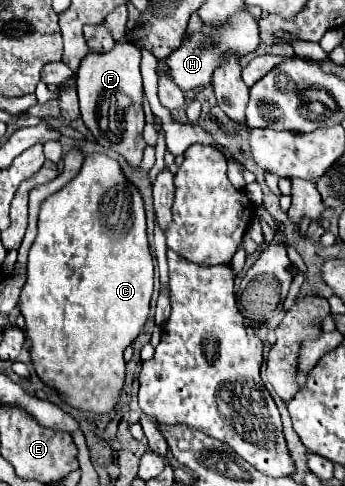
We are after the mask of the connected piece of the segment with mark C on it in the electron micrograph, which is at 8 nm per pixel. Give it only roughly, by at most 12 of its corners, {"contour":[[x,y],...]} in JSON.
{"contour":[[89,154],[39,212],[31,364],[109,414],[153,294],[141,194]]}

